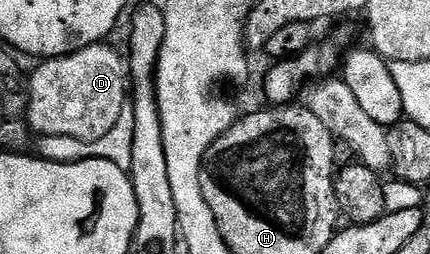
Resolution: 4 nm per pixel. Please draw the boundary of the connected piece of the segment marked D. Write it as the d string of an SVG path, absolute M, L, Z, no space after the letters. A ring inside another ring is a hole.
M105 42L93 43L70 55L61 55L59 59L48 59L39 62L34 76L28 79L28 102L25 120L33 134L41 137L76 137L85 143L96 141L120 121L120 113L128 109L128 92L132 87L130 68L127 60L118 51L106 47Z

